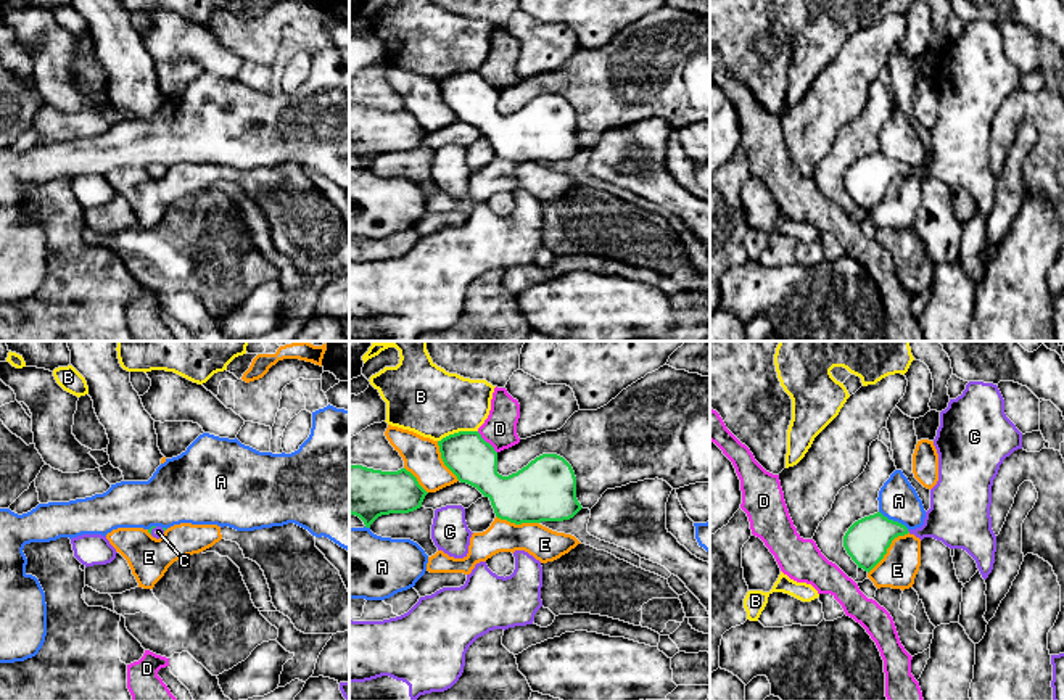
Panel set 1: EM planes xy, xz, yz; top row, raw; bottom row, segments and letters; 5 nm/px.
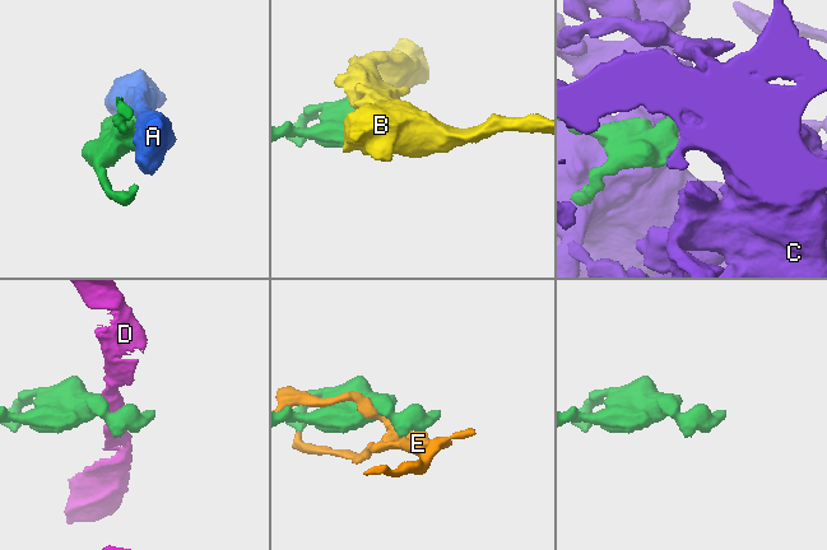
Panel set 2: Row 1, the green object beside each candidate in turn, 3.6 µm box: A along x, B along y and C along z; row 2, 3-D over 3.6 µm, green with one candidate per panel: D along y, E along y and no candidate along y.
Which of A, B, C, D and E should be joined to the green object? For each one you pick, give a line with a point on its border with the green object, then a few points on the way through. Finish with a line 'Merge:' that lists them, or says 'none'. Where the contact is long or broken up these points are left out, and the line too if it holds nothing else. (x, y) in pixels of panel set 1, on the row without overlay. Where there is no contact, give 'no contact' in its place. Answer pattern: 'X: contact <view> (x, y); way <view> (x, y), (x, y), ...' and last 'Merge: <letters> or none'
C: contact xy (152, 168); way xy (152, 166), (152, 168), (158, 171)
Merge: C

